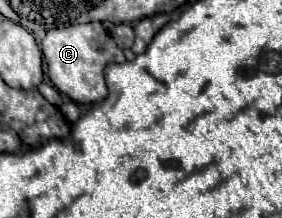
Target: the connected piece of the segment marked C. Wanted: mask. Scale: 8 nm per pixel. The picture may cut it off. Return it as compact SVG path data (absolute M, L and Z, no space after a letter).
M100 22L50 30L42 40L42 52L48 64L48 78L52 80L52 84L78 104L92 104L96 100L104 100L104 96L108 96L104 84L106 64L124 62L122 50L116 46L112 36L104 30Z

